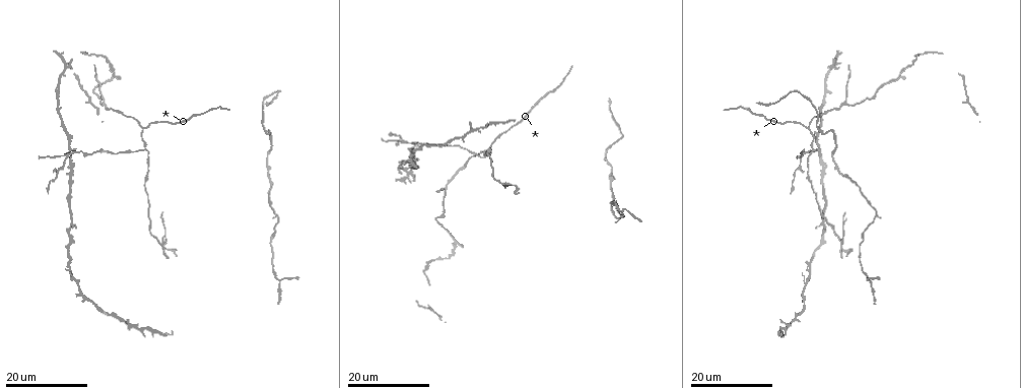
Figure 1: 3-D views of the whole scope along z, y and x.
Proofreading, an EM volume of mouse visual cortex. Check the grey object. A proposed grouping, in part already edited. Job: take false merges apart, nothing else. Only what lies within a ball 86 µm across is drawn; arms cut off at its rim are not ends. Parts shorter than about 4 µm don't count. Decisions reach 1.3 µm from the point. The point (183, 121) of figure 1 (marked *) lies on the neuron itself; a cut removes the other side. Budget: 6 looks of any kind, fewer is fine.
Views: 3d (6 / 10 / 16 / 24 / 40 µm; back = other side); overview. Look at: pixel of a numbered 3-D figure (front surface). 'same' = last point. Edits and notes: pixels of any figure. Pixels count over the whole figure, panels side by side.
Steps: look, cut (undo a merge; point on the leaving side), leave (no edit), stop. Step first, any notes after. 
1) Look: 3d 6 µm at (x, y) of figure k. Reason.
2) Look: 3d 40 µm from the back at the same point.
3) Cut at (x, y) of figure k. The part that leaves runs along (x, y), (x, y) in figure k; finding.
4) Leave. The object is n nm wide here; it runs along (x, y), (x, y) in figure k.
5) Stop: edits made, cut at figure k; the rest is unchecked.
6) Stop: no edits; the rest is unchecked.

Look: 3d 16 µm at (147, 150) of figure 1. Thin arm on a thick one.

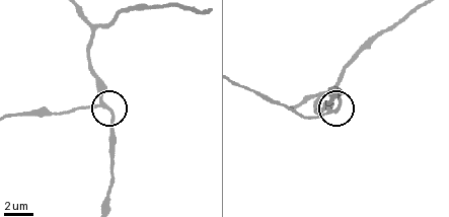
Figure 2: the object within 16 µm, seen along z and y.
Look: 3d 10 µm at (101, 104) of figure 2.

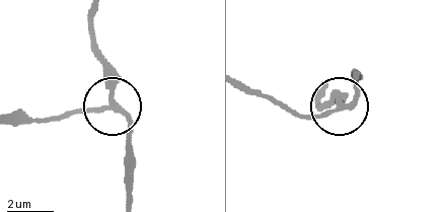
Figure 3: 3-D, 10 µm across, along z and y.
Leave. The side arm is 39 µm long; it runs along (93, 14), (93, 49), (110, 101), (126, 119), (132, 146) in figure 3; continuous, no second neuron.

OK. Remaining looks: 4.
Look: 3d 16 µm at (70, 150) of figure 1.

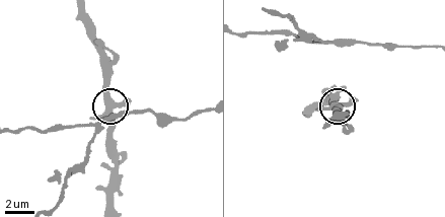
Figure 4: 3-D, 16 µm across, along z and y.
Look: 3d 6 µm at (108, 108) of figure 4.

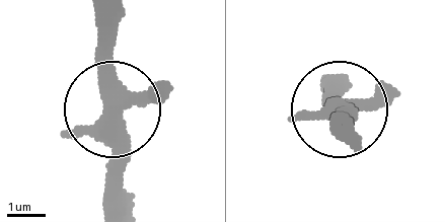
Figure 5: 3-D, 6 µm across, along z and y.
Look: 3d 6 µm from the back at (113, 104) of figure 5. From behind.

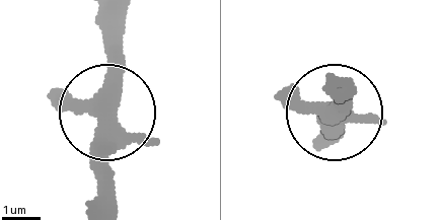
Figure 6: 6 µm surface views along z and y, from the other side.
Leave. One neuron here.

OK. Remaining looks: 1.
Stop: no edits; the rest is unchecked.

